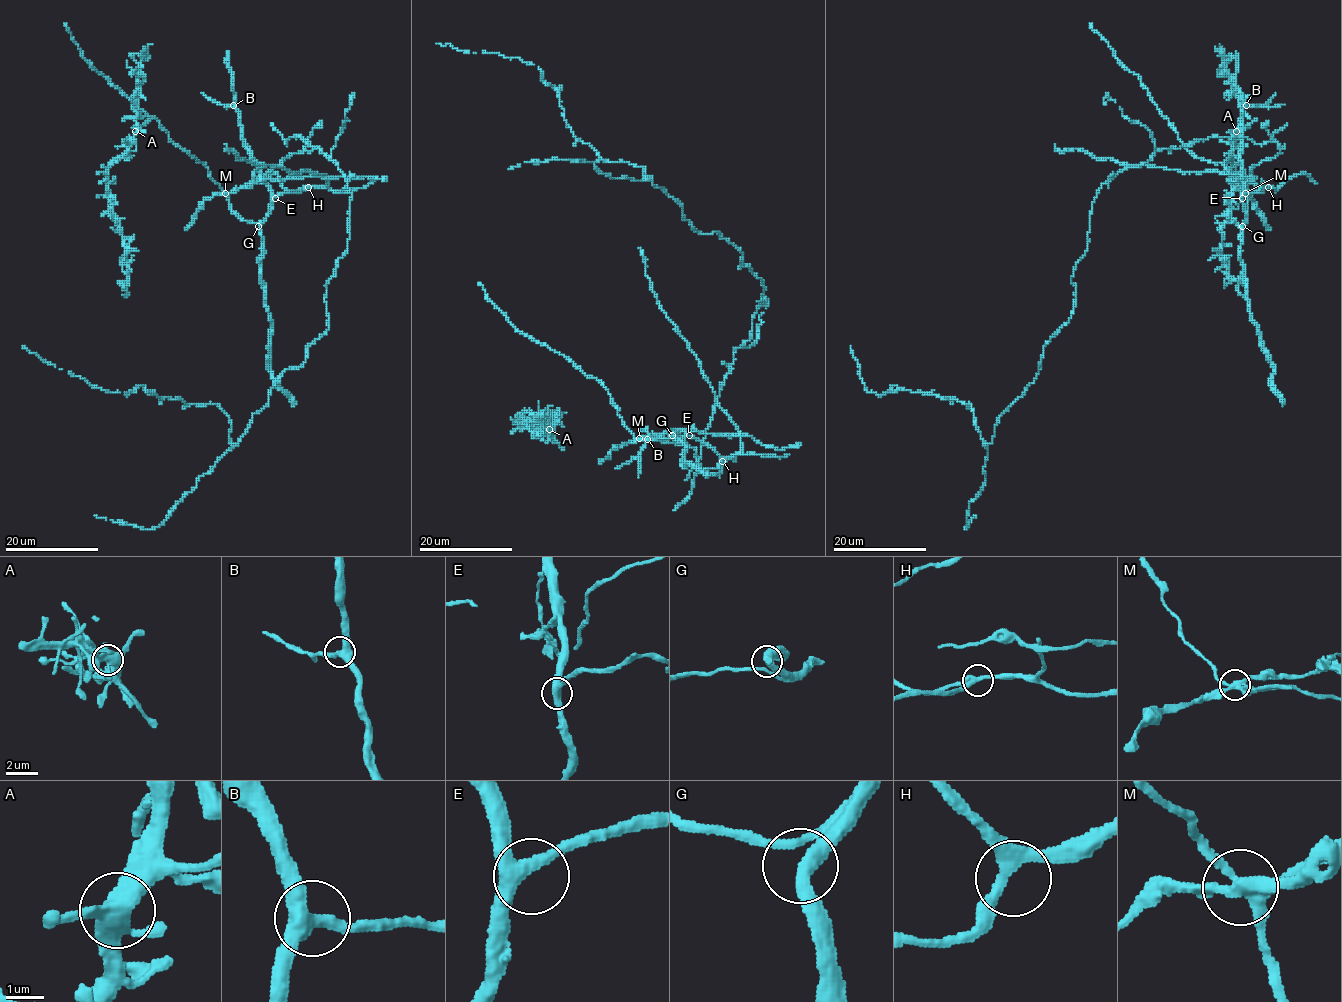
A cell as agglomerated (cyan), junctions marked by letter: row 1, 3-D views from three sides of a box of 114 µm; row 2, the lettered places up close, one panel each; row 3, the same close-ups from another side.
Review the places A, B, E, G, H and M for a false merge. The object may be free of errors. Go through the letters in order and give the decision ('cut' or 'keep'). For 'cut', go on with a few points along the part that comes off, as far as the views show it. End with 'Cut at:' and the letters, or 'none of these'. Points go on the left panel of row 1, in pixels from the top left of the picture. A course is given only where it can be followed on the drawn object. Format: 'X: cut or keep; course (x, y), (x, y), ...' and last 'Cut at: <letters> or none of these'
A: keep
B: keep
E: keep
G: keep
H: keep
M: cut; course (225, 193), (267, 179), (290, 177), (387, 177)
Cut at: M

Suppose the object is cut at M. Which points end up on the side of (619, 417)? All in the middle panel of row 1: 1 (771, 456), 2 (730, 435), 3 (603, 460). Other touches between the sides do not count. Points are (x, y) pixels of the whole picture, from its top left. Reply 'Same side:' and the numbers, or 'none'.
Same side: 1

